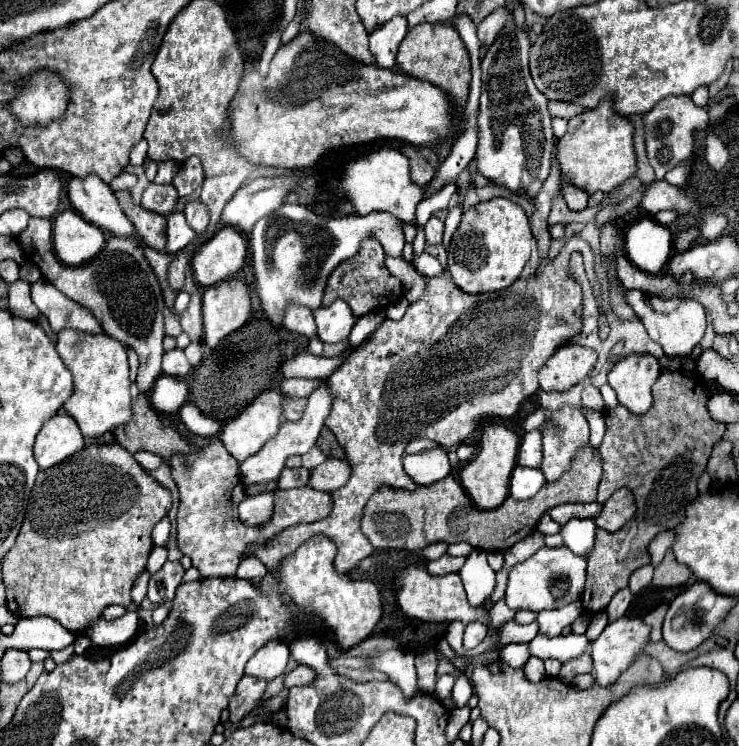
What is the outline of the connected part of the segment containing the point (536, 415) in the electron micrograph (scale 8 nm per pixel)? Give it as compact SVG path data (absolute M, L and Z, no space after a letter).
M538 408L538 410L532 412L524 422L520 422L520 426L522 426L526 432L530 432L530 430L540 428L540 424L544 422L544 418L546 418L546 408Z

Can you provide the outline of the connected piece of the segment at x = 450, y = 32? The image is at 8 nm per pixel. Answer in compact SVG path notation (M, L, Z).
M422 22L422 24L414 26L400 44L396 64L404 74L410 74L418 80L428 80L434 86L448 92L456 104L456 112L460 112L460 108L466 106L468 86L470 86L470 78L472 78L470 54L466 50L458 30L450 22Z

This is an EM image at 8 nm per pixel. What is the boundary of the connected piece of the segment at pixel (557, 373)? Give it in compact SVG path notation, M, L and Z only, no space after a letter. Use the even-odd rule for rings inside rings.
M564 344L538 372L542 390L570 390L582 382L596 364L596 352L580 344Z

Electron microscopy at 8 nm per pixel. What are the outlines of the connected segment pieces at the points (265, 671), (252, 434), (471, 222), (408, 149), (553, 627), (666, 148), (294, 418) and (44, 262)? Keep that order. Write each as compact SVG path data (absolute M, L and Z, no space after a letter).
M268 642L250 658L246 674L270 682L284 674L288 658L290 658L290 648L284 642Z
M262 392L240 416L230 420L222 432L220 440L226 450L244 462L248 456L256 454L280 428L280 392Z
M506 198L478 202L462 214L462 222L450 240L448 272L456 286L468 294L504 290L518 280L524 264L530 258L532 240L534 236L530 232L526 212L518 204Z
M406 144L402 146L402 152L410 158L410 166L412 166L412 180L418 182L418 184L426 184L432 180L434 176L434 168L430 164L426 164L416 152L414 152L414 146Z
M572 602L560 610L542 610L538 612L538 626L540 626L540 634L554 638L560 636L564 632L564 628L572 626L572 622L582 614L582 606L580 602Z
M668 96L644 116L644 124L648 160L656 172L656 180L662 180L670 168L674 168L680 160L692 156L696 144L694 132L700 128L708 128L708 114L700 106L696 106L690 96Z
M298 398L298 400L292 400L286 404L286 420L290 422L298 422L302 418L302 412L304 412L304 406L306 406L306 398Z
M30 218L28 228L18 236L18 244L42 270L48 282L52 282L64 296L92 310L108 336L136 350L140 358L136 384L142 392L148 394L154 386L154 380L162 374L160 362L164 354L164 296L152 266L148 266L148 260L144 258L144 248L136 246L132 238L112 236L104 250L92 258L92 262L84 262L84 266L64 266L52 250L52 228L48 218Z

